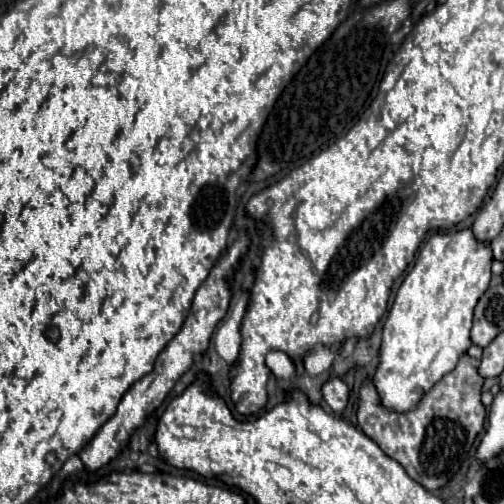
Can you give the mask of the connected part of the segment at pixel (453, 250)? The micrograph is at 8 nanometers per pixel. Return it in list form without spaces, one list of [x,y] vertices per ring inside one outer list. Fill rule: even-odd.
[[[469,228],[459,232],[437,232],[425,242],[415,260],[415,266],[399,286],[395,302],[383,324],[379,366],[373,376],[373,386],[377,388],[379,404],[383,408],[395,412],[413,410],[419,404],[421,396],[427,390],[431,390],[437,380],[441,380],[447,372],[451,372],[461,354],[467,352],[467,348],[471,346],[469,330],[473,320],[473,308],[481,298],[481,294],[489,288],[491,262],[493,262],[491,246],[477,242]]]

